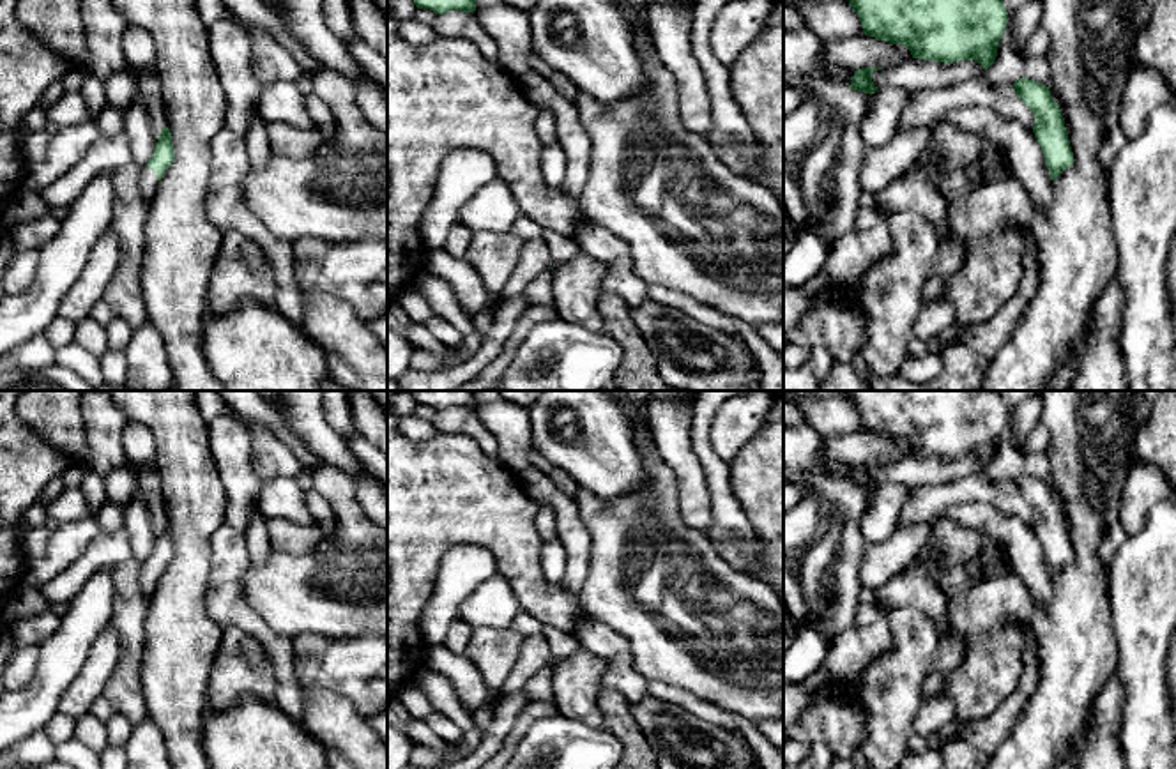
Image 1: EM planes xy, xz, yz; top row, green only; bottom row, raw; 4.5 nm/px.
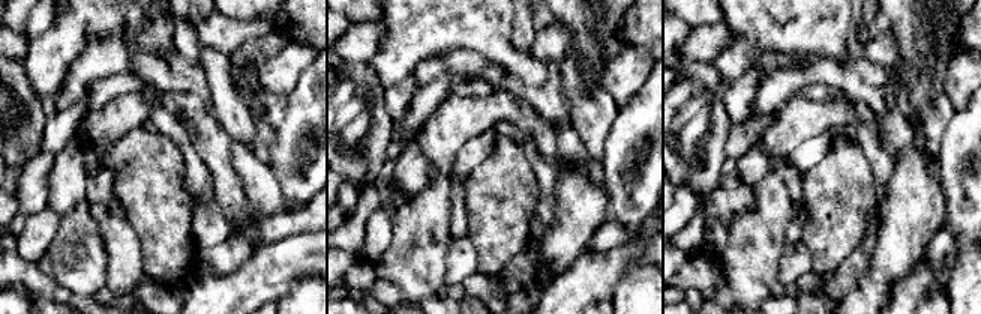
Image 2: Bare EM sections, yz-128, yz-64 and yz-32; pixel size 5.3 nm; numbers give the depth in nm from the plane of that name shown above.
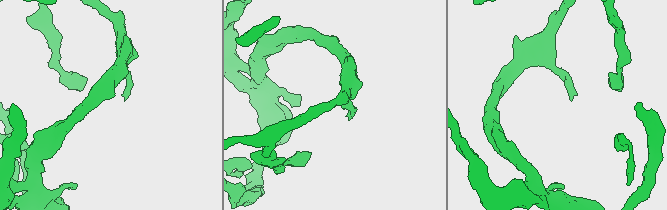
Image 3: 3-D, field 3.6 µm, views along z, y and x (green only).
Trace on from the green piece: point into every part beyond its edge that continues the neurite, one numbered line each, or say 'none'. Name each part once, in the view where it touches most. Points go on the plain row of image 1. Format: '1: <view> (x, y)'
1: xy (149, 577)

